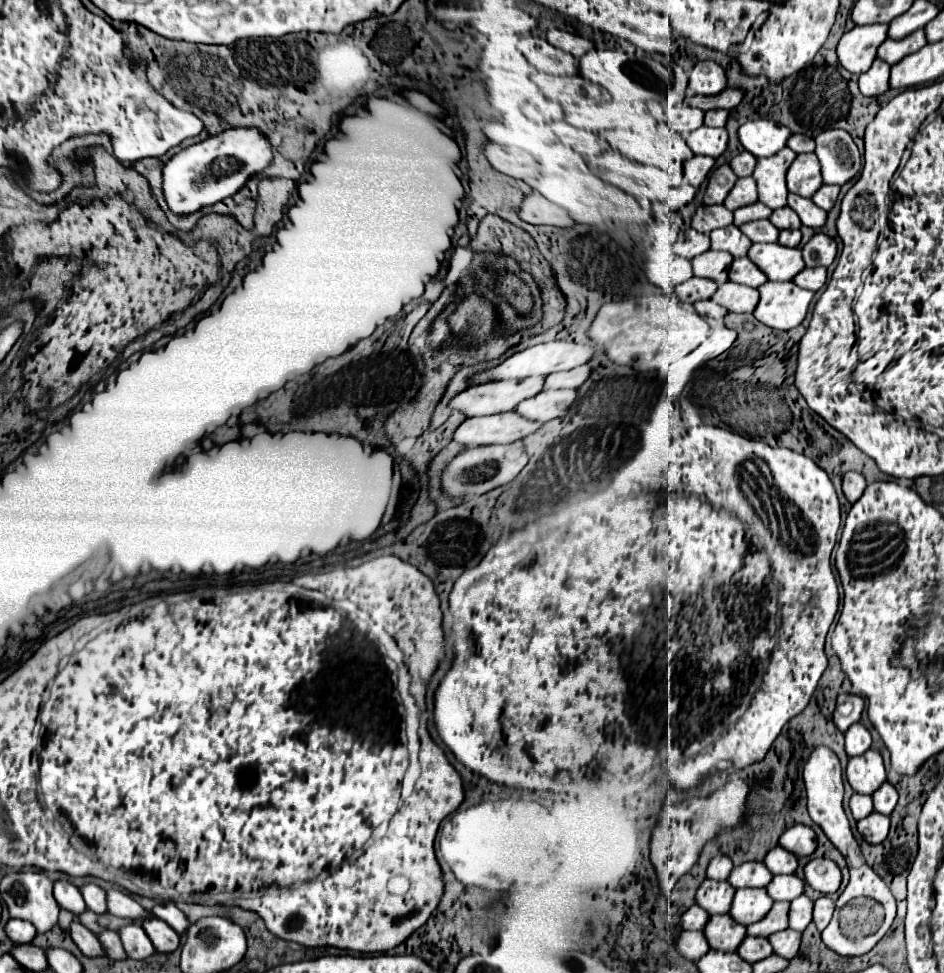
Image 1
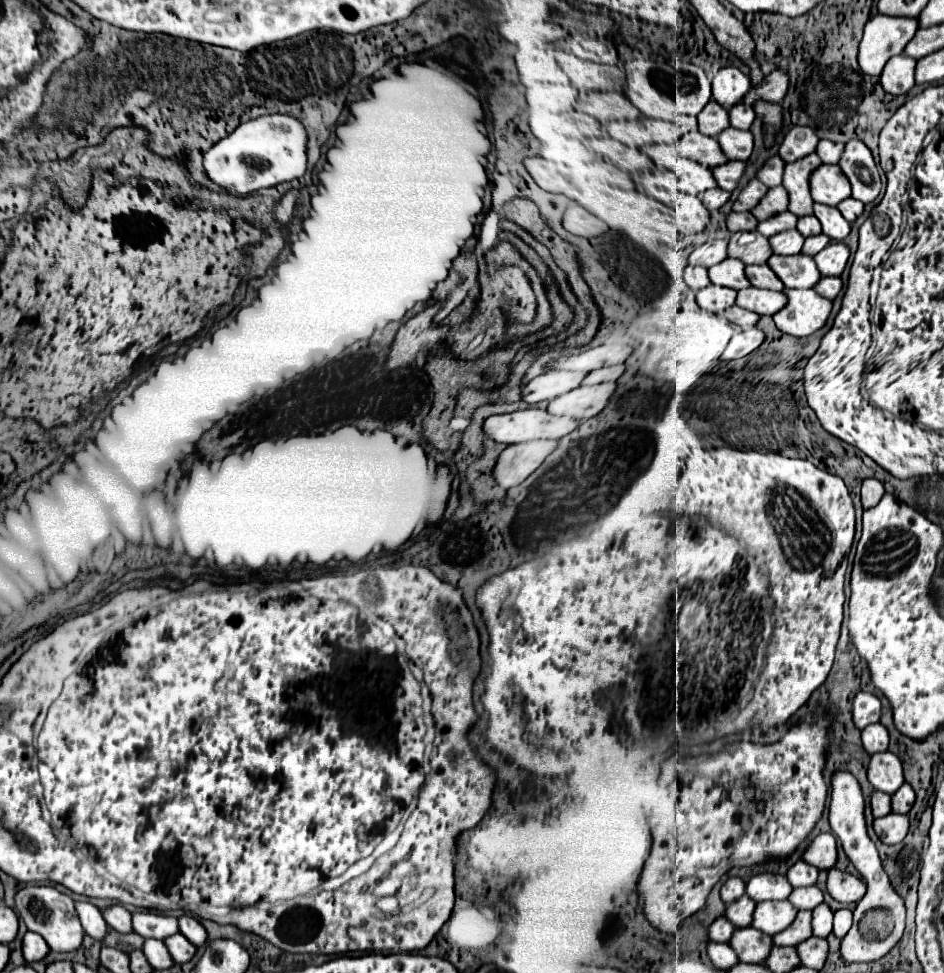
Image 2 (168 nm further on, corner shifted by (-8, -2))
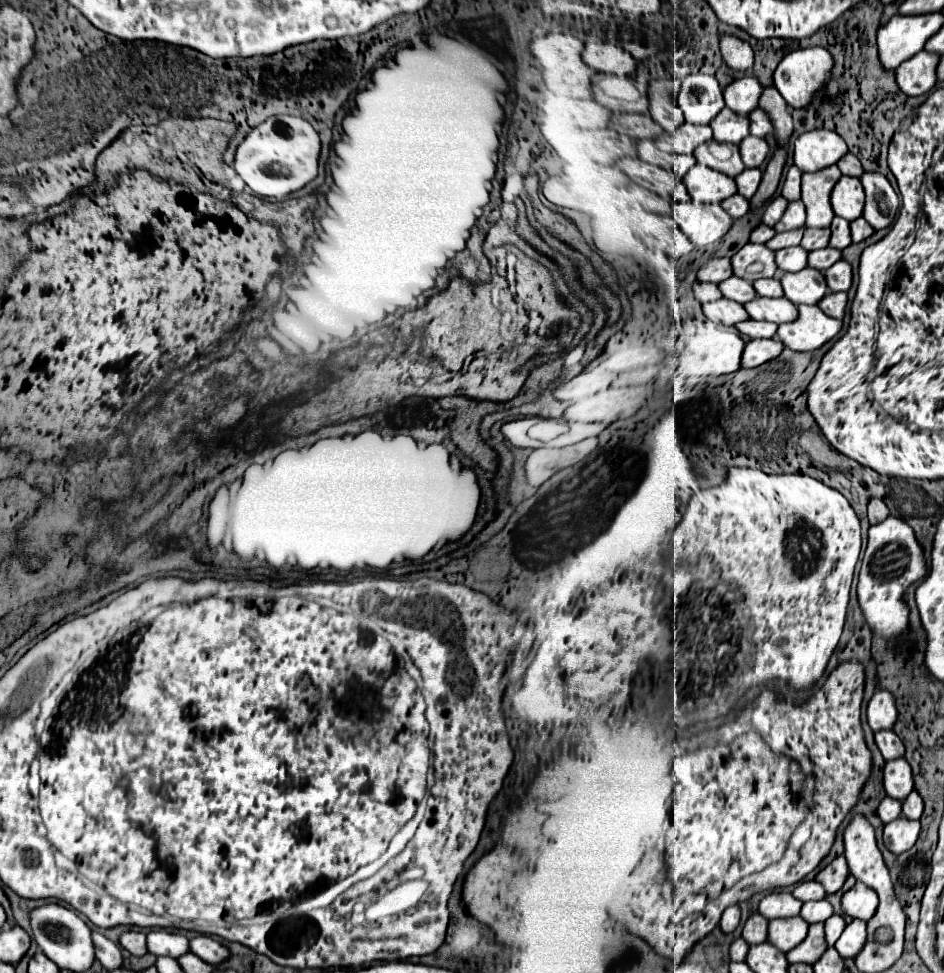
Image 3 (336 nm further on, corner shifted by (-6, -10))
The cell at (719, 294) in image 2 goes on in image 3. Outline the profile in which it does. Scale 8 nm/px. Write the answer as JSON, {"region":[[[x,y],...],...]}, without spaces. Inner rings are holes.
{"region":[[[720,298],[716,302],[706,302],[702,304],[702,310],[706,314],[706,318],[710,318],[716,324],[726,324],[726,326],[734,326],[736,322],[748,320],[748,314],[744,310],[742,304]]]}

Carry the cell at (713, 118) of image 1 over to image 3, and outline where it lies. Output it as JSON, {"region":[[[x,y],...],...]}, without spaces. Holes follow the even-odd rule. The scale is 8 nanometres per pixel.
{"region":[[[756,108],[756,110],[752,110],[752,114],[748,116],[750,118],[750,134],[752,136],[766,136],[766,134],[770,134],[772,130],[770,130],[770,122],[768,122],[768,118],[766,118],[766,114],[760,110],[760,108]]]}

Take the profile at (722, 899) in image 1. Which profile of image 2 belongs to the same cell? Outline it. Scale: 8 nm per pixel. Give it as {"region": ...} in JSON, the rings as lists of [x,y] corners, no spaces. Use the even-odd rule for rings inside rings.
{"region":[[[744,894],[738,902],[732,902],[726,906],[726,918],[730,922],[734,922],[736,928],[748,928],[752,924],[754,906],[756,906],[756,902]]]}

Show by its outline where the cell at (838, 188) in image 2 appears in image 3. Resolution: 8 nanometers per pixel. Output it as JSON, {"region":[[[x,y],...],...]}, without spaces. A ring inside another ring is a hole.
{"region":[[[842,176],[830,194],[830,206],[836,216],[850,220],[860,218],[860,210],[864,206],[864,190],[858,178]]]}

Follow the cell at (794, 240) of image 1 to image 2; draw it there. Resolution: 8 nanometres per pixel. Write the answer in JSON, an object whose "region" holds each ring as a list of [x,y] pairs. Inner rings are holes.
{"region":[[[826,234],[810,236],[810,238],[806,238],[806,242],[804,242],[802,254],[806,254],[806,256],[814,256],[814,254],[818,254],[820,250],[824,250],[826,244],[830,244],[830,238],[826,238]]]}

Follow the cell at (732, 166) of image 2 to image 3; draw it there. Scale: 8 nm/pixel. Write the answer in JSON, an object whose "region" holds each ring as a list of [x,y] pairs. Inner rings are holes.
{"region":[[[748,168],[744,170],[742,174],[738,174],[734,180],[736,180],[736,188],[738,188],[738,194],[744,196],[746,200],[750,200],[760,184],[760,174],[762,170],[760,168]]]}

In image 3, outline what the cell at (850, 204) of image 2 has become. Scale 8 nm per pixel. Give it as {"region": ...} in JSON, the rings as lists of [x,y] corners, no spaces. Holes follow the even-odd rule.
{"region":[[[864,218],[852,220],[850,222],[850,230],[852,230],[852,242],[862,242],[862,240],[866,240],[874,232],[874,228]]]}

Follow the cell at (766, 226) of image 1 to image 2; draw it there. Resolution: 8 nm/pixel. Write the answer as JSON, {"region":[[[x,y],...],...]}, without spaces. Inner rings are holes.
{"region":[[[786,230],[786,232],[770,238],[770,246],[772,246],[774,254],[780,254],[780,256],[800,254],[802,242],[804,242],[804,236],[798,230]]]}

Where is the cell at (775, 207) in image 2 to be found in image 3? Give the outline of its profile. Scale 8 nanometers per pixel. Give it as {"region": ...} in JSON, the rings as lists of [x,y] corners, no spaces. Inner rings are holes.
{"region":[[[800,200],[788,202],[788,208],[782,214],[782,218],[774,224],[774,230],[776,232],[786,232],[786,230],[800,228],[800,226],[804,226],[804,204]]]}

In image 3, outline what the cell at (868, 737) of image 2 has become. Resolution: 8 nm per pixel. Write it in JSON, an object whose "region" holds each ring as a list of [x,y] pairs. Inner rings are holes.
{"region":[[[892,730],[876,732],[874,740],[876,740],[876,746],[878,746],[880,754],[884,756],[884,760],[894,760],[904,754],[904,744],[900,742],[900,738]]]}

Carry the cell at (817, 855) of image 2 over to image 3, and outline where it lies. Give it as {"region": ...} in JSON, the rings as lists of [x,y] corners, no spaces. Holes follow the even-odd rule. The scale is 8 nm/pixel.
{"region":[[[836,856],[826,868],[822,868],[818,874],[816,874],[816,880],[824,886],[824,890],[828,894],[832,892],[838,892],[844,884],[848,876],[848,864],[846,864],[846,858],[844,856]]]}

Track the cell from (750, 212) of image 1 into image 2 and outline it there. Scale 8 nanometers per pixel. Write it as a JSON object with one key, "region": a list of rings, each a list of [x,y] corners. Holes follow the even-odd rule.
{"region":[[[784,212],[784,214],[776,214],[774,218],[766,220],[766,222],[760,222],[758,224],[758,232],[766,238],[774,236],[774,234],[780,234],[784,230],[794,230],[796,228],[796,222],[798,222],[798,216],[790,214],[790,212]]]}

